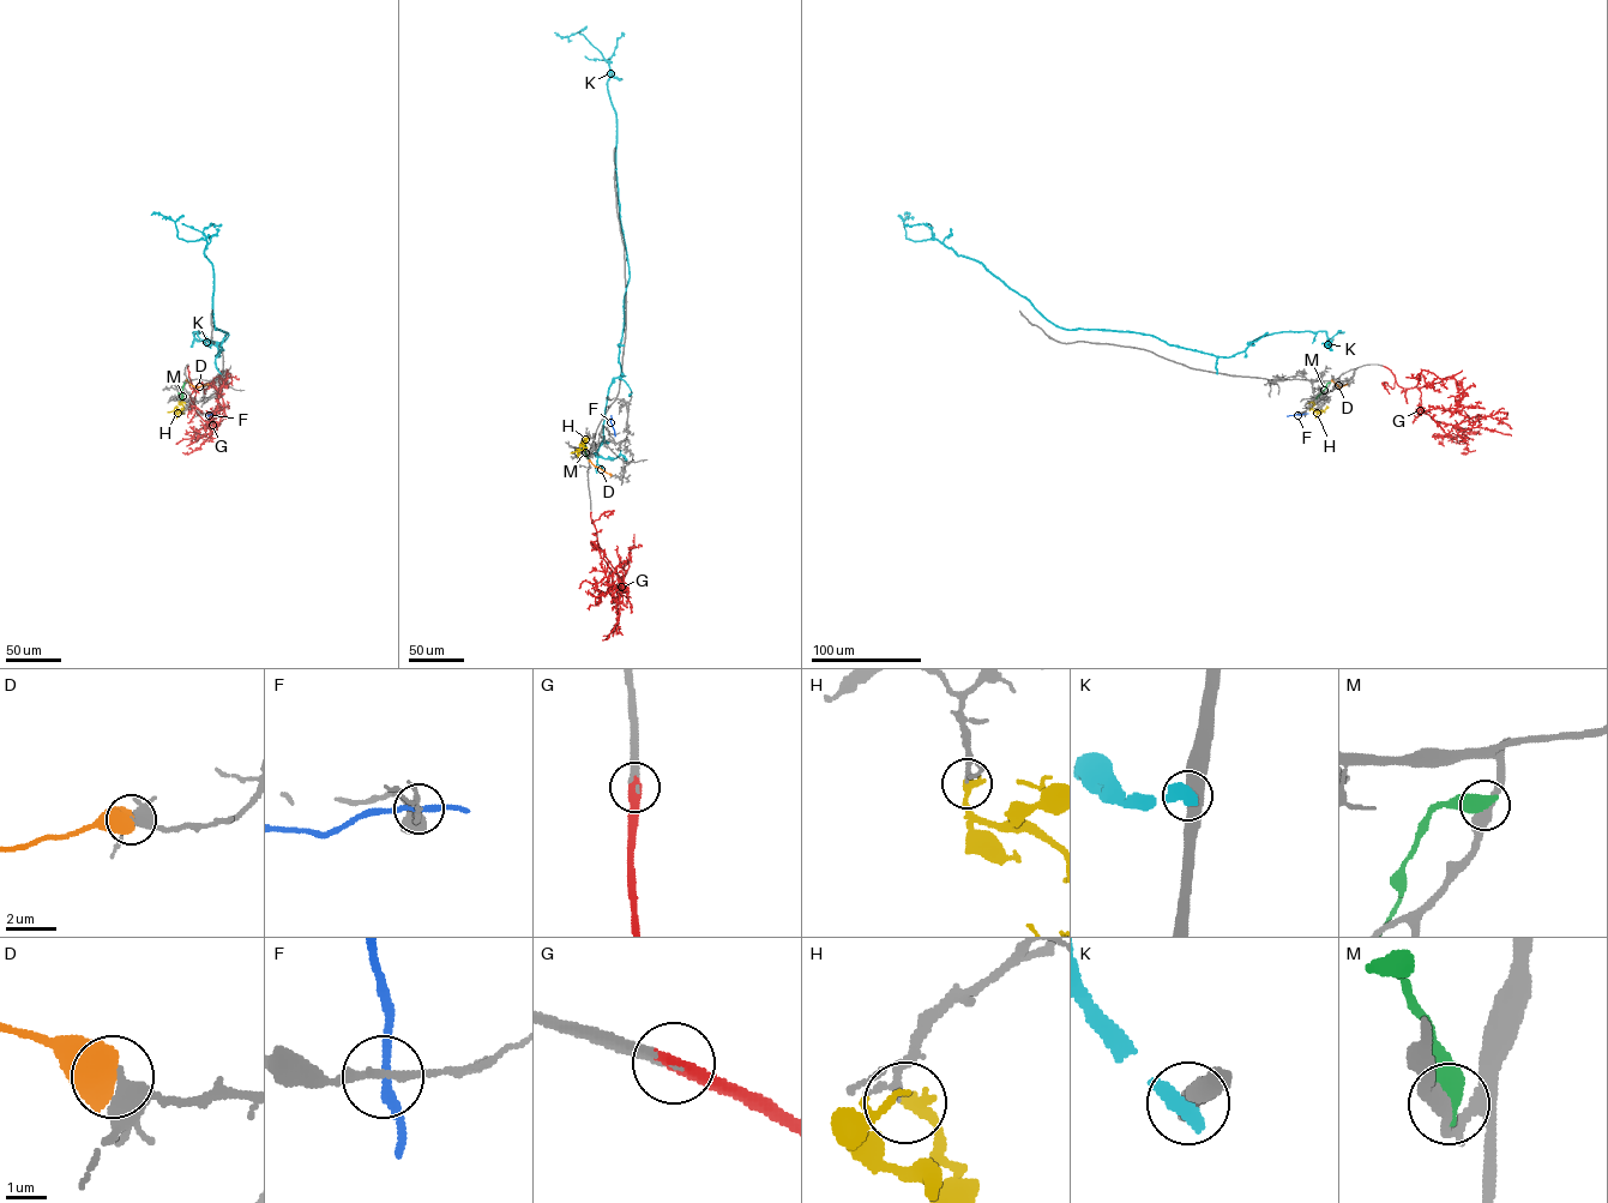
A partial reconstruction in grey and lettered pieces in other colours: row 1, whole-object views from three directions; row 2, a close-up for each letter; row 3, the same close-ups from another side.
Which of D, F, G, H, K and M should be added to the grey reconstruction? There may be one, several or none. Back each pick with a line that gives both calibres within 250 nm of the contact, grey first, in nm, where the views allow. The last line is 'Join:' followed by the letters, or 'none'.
G: 200 nm thick on the grey side, 320 nm on the other
H: 160 nm thick on the grey side, 320 nm on the other
Join: G, H

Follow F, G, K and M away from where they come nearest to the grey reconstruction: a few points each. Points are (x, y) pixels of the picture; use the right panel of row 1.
F: (1306, 414), (1287, 416)
G: (1384, 366), (1399, 386), (1416, 386), (1421, 410), (1434, 420), (1457, 425), (1488, 416), (1511, 428)
K: (1217, 373), (1215, 356), (1150, 335), (1058, 328), (981, 263), (937, 240), (907, 239), (904, 215)
M: (1330, 383), (1316, 398)

